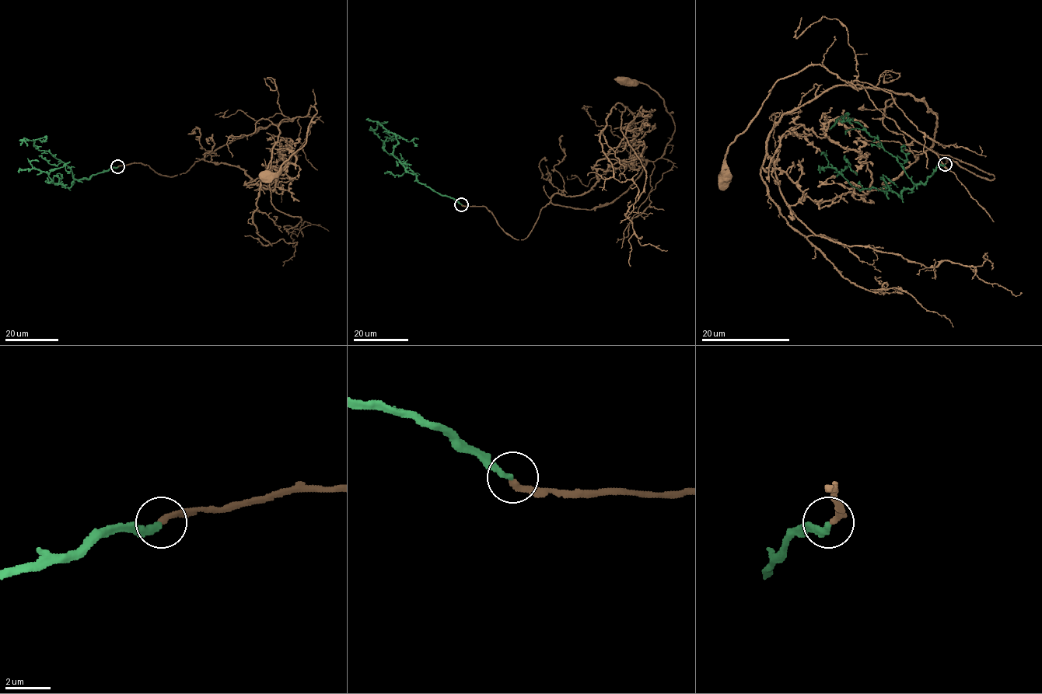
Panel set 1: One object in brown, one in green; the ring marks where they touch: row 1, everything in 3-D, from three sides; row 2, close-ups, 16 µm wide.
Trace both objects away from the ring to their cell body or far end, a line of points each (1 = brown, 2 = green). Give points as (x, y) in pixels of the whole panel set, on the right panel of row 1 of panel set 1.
1: (945, 163), (993, 179), (931, 148), (938, 117), (922, 100), (819, 64), (774, 85), (725, 178)
2: (945, 163), (924, 183), (904, 190), (902, 197), (891, 191), (853, 186), (833, 168), (823, 166), (819, 173)

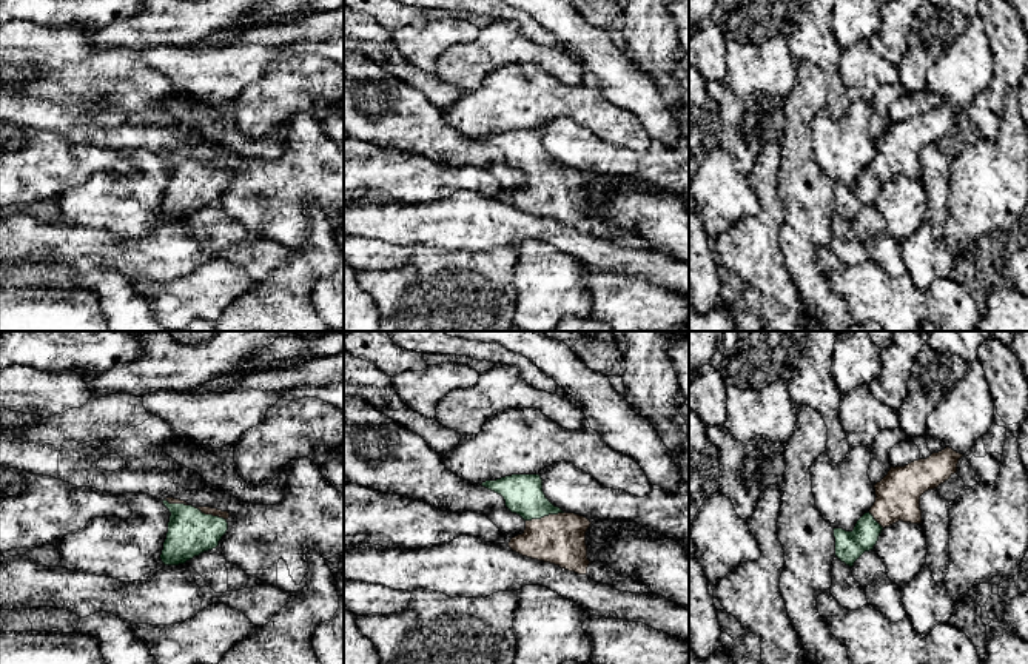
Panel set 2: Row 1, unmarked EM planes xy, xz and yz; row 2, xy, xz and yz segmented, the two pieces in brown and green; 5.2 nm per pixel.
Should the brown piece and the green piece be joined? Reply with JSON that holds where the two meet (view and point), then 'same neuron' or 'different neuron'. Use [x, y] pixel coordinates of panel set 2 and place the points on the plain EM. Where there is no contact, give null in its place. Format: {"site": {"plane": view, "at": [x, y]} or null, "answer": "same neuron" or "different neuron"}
{"site": {"plane": "xz", "at": [544, 171]}, "answer": "same neuron"}

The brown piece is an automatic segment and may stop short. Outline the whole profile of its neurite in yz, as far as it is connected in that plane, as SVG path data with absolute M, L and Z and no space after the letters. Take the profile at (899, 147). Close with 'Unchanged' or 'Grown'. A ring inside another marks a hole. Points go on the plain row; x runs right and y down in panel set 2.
M946 102L926 114L914 116L905 122L891 122L888 129L874 140L875 157L857 176L854 185L834 183L835 211L852 222L865 206L874 205L885 182L899 176L920 179L920 151L957 128L962 111Z. Grown

